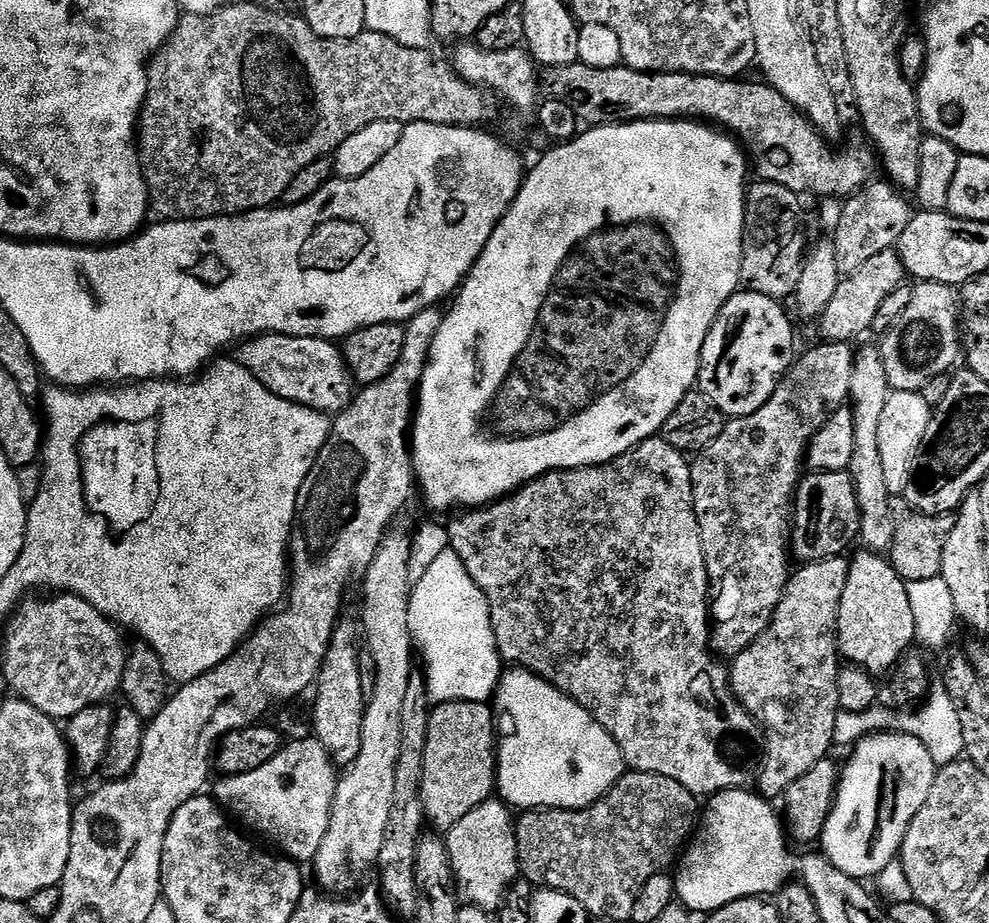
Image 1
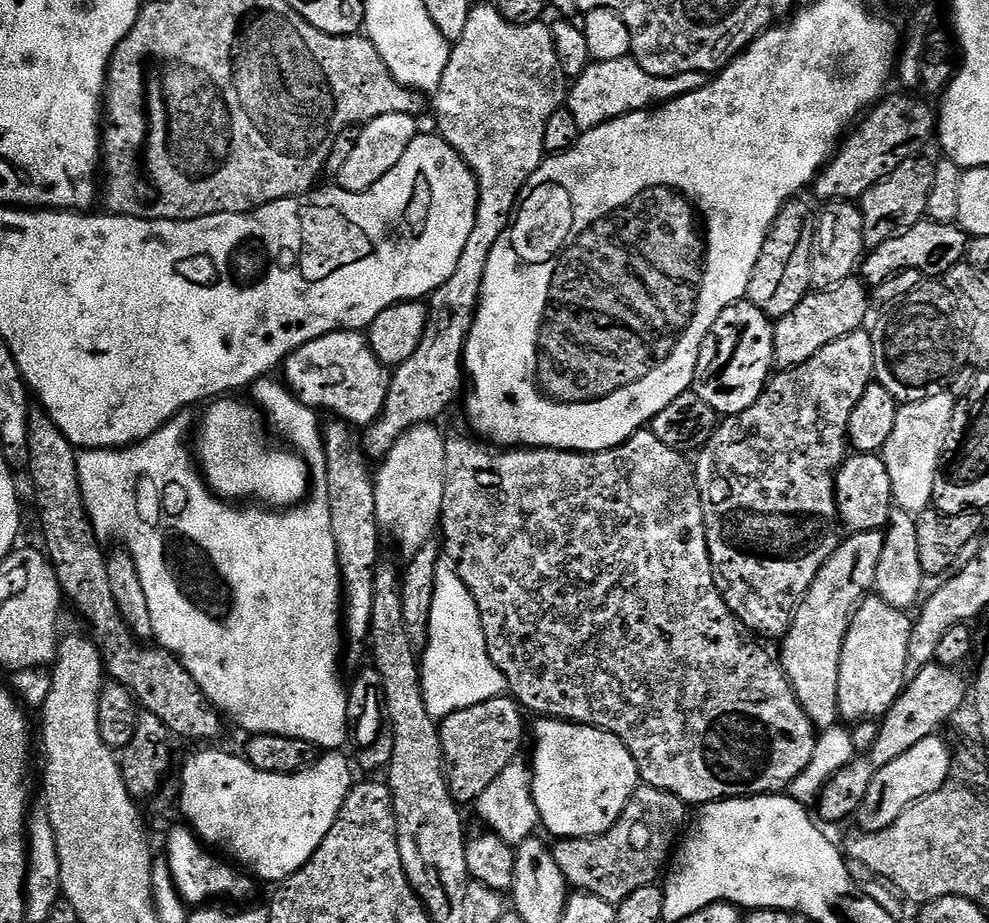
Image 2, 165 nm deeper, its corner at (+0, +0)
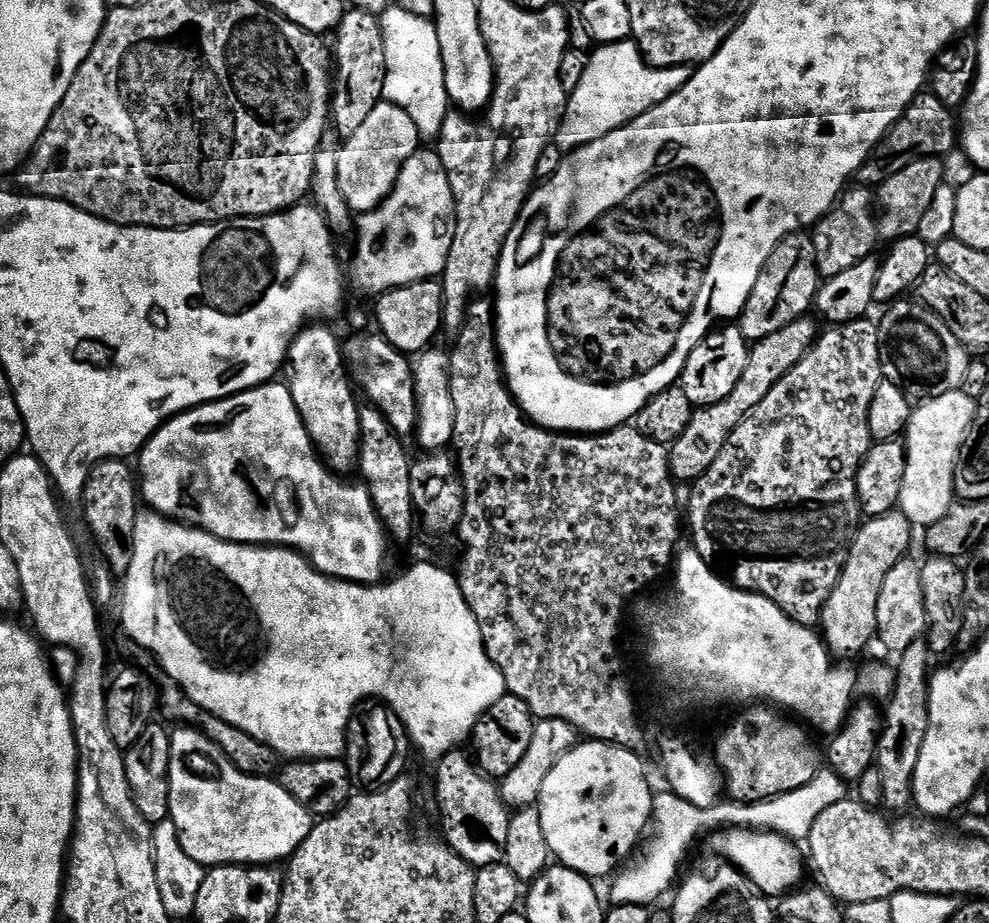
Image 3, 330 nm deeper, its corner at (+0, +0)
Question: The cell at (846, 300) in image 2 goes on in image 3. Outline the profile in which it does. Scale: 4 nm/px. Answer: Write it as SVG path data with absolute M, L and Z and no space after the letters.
M811 315L799 316L794 322L790 322L790 326L782 326L782 330L774 330L774 334L755 341L751 345L746 370L738 386L734 386L734 390L726 394L722 402L693 411L690 425L686 426L683 434L669 447L669 464L673 479L694 482L714 464L714 459L718 458L718 454L725 448L730 434L737 424L742 422L742 418L746 418L750 410L754 410L754 406L758 406L758 402L762 402L762 398L766 398L766 394L770 394L770 390L774 390L774 386L782 382L785 374L794 370L794 366L798 366L798 362L802 362L804 355L812 349L818 339L816 324L812 319Z

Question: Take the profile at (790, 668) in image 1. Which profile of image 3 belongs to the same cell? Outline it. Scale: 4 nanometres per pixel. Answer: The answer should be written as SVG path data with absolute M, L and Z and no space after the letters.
M899 510L865 519L856 529L856 536L848 547L844 571L840 573L820 616L819 627L824 628L822 639L833 657L856 656L867 650L871 640L877 639L878 594L882 594L886 574L890 574L890 570L894 570L894 566L909 555L912 532L913 524Z

